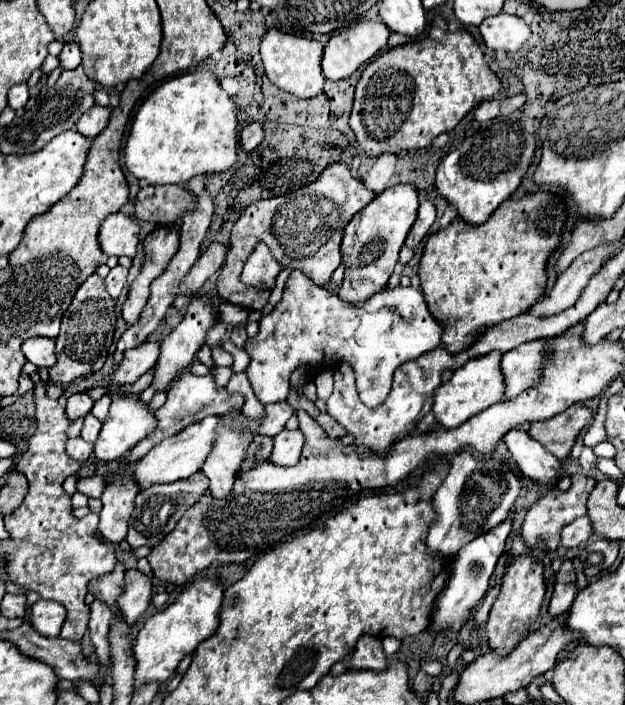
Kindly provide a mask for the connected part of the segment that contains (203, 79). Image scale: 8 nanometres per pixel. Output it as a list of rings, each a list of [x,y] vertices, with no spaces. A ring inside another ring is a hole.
[[[187,72],[179,74],[159,88],[155,88],[141,108],[135,112],[131,132],[125,144],[125,168],[143,182],[151,186],[165,186],[165,184],[183,184],[197,174],[215,174],[233,168],[239,162],[239,148],[237,148],[237,106],[231,96],[221,88],[217,76],[207,72]]]

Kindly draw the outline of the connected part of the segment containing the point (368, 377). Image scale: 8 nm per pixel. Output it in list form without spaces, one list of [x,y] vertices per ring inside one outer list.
[[[291,272],[281,302],[273,308],[271,314],[263,316],[259,322],[259,332],[253,338],[247,338],[245,352],[249,354],[251,362],[245,370],[249,384],[257,396],[257,400],[267,406],[275,402],[283,402],[289,396],[289,378],[293,370],[299,366],[307,368],[309,372],[317,374],[321,370],[329,370],[337,364],[349,364],[357,376],[357,390],[361,394],[361,402],[369,408],[383,404],[391,390],[393,372],[409,360],[419,358],[421,354],[435,350],[441,344],[441,326],[431,316],[423,294],[413,286],[397,286],[385,288],[379,294],[373,294],[365,302],[347,304],[337,294],[331,294],[327,288],[317,286],[301,272]]]

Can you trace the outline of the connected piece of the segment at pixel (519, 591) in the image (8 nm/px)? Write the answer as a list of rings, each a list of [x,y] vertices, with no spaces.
[[[513,556],[505,576],[501,592],[491,608],[489,620],[485,624],[485,636],[491,650],[499,656],[511,654],[521,640],[529,636],[531,624],[537,620],[541,604],[545,598],[545,578],[543,578],[543,564],[535,562],[531,556]]]

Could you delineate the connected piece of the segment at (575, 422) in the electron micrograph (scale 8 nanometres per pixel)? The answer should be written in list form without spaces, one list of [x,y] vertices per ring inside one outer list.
[[[573,404],[565,412],[549,420],[531,422],[529,436],[541,442],[541,446],[545,446],[545,450],[555,454],[557,460],[565,460],[579,432],[585,426],[589,426],[589,420],[591,420],[591,410],[585,408],[583,404]]]

